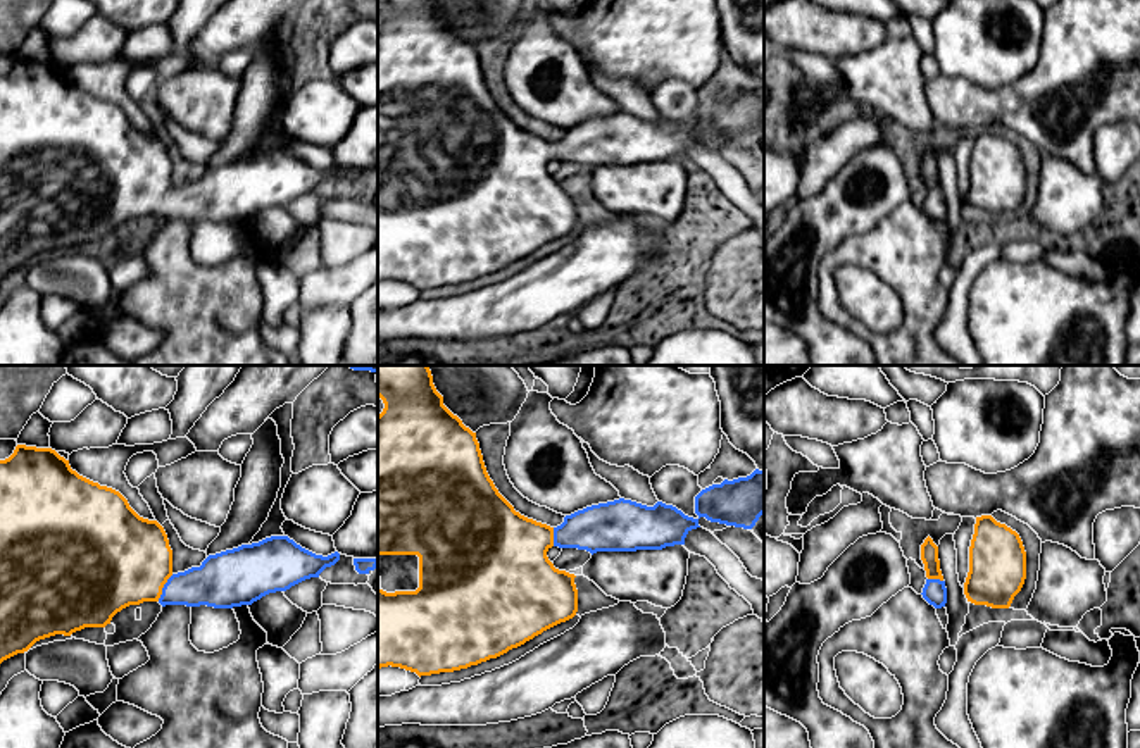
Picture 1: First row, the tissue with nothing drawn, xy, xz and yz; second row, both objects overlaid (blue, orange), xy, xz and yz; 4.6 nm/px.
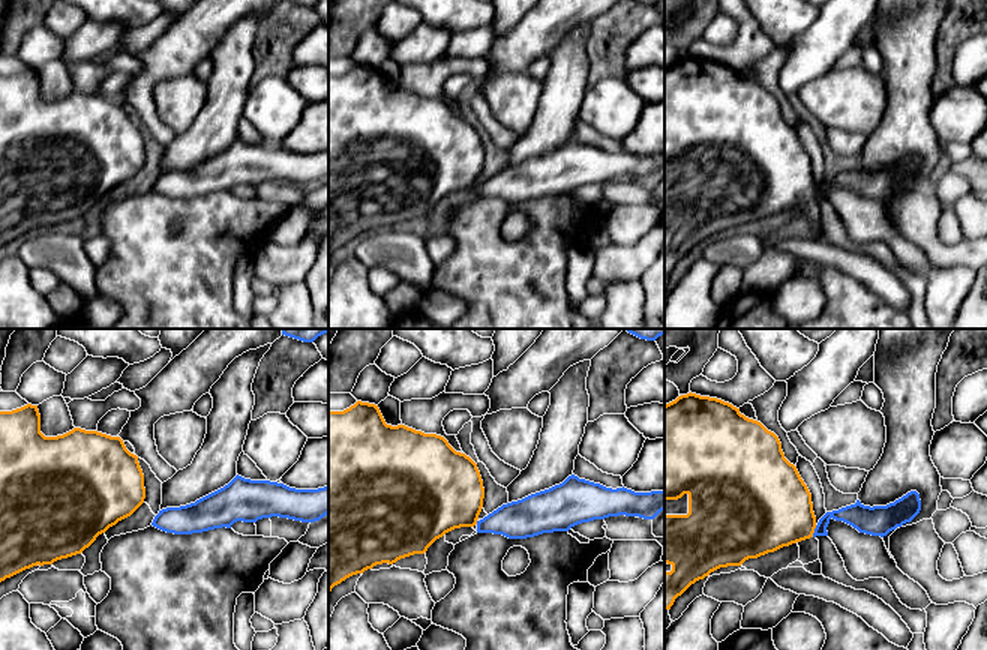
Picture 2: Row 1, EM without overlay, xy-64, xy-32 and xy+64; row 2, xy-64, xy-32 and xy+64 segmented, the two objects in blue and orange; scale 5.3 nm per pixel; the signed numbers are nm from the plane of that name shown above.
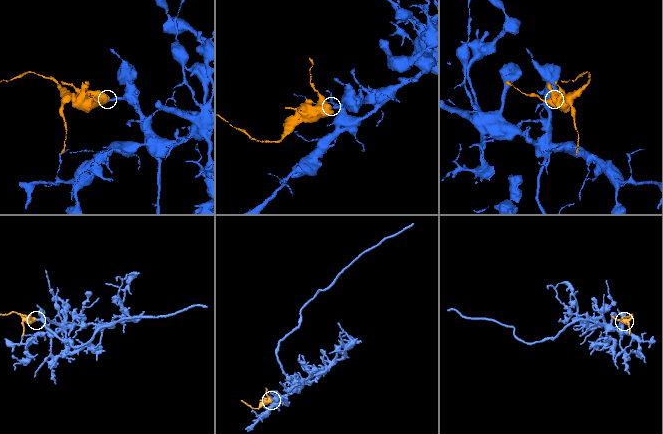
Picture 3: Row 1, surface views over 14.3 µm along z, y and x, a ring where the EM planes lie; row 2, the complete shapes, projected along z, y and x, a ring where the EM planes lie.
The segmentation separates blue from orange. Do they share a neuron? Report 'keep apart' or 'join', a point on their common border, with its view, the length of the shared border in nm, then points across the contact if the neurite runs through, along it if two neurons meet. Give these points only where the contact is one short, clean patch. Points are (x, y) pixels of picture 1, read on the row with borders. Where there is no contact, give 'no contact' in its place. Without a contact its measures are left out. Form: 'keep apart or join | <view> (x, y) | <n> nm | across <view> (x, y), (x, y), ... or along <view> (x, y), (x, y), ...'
join | xy (162, 588) | 150 nm | across xy (216, 583), (194, 588), (162, 588), (118, 559)

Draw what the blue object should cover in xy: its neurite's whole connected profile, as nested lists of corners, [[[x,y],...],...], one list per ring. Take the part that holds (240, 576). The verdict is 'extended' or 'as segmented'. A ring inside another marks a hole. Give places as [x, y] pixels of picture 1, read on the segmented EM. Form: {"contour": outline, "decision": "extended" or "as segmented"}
{"contour": [[[17,445],[9,458],[0,460],[0,664],[28,651],[40,639],[55,634],[71,636],[85,627],[105,627],[129,605],[143,602],[214,608],[252,605],[269,593],[286,591],[305,579],[319,577],[338,560],[338,552],[323,557],[288,536],[271,536],[209,555],[200,567],[174,574],[172,550],[157,520],[140,517],[119,491],[79,476],[55,450]]], "decision": "extended"}

